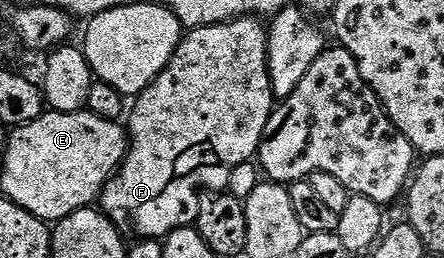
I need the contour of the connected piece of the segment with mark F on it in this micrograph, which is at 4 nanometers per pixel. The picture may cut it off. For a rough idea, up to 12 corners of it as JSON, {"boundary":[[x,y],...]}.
{"boundary":[[195,26],[129,107],[100,209],[165,240],[274,113],[267,27]]}

